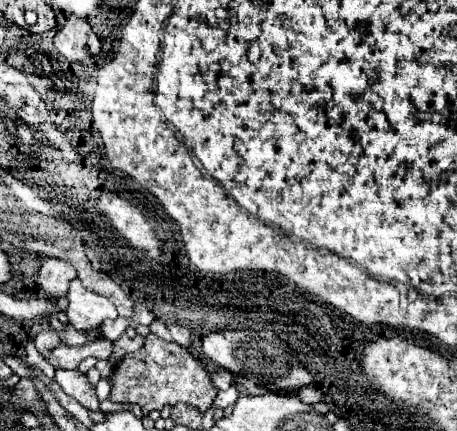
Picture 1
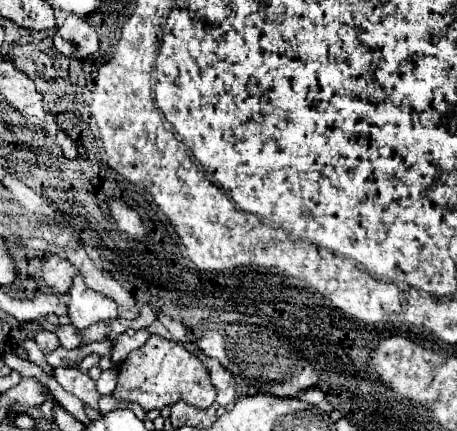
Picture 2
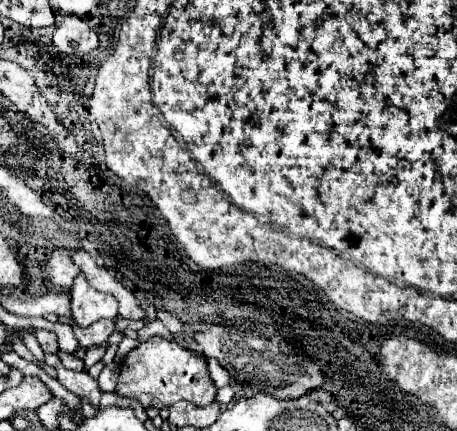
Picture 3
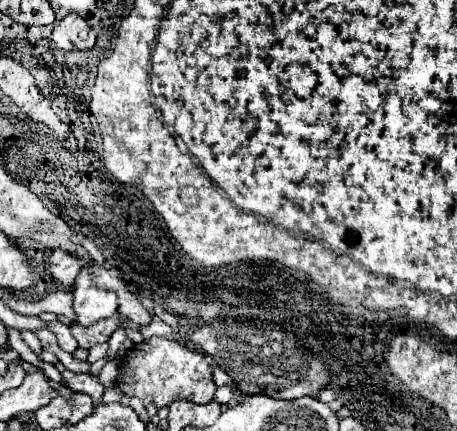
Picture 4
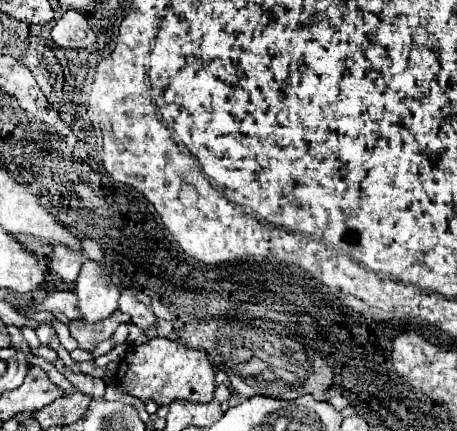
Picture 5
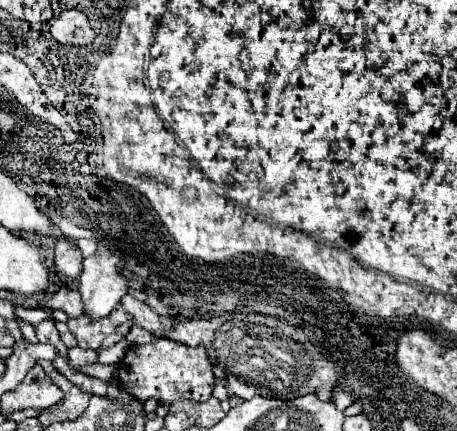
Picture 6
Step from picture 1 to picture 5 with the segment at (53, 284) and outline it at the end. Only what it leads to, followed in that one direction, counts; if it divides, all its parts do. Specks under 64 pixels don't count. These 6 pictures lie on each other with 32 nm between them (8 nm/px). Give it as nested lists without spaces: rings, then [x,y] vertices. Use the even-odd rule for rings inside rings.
[[[62,244],[54,246],[54,258],[50,262],[50,270],[66,284],[74,282],[76,276],[80,274],[80,266],[82,266],[84,256],[80,252],[74,252]]]

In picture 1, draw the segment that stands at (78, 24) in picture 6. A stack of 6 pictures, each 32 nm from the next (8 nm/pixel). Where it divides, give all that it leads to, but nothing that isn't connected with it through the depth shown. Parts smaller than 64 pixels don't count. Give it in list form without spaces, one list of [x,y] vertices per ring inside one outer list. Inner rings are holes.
[[[68,16],[66,24],[54,36],[54,46],[70,62],[74,60],[82,62],[100,52],[100,40],[96,32],[86,20],[78,16]]]

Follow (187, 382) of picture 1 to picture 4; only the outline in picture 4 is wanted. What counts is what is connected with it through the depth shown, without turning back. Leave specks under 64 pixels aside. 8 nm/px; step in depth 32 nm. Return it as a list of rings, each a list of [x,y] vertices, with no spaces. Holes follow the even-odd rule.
[[[150,338],[128,350],[120,368],[118,388],[128,396],[140,398],[144,404],[154,402],[158,408],[170,406],[174,400],[182,398],[196,404],[208,404],[216,392],[212,368],[206,360],[206,354],[190,350],[184,344],[166,338]]]

